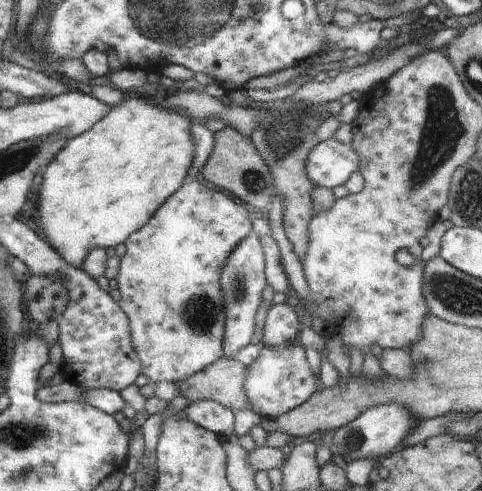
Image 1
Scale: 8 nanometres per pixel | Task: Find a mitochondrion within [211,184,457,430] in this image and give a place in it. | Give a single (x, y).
(239, 282)

